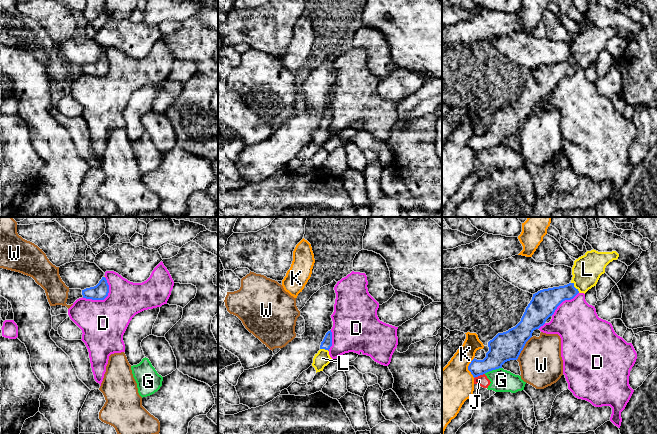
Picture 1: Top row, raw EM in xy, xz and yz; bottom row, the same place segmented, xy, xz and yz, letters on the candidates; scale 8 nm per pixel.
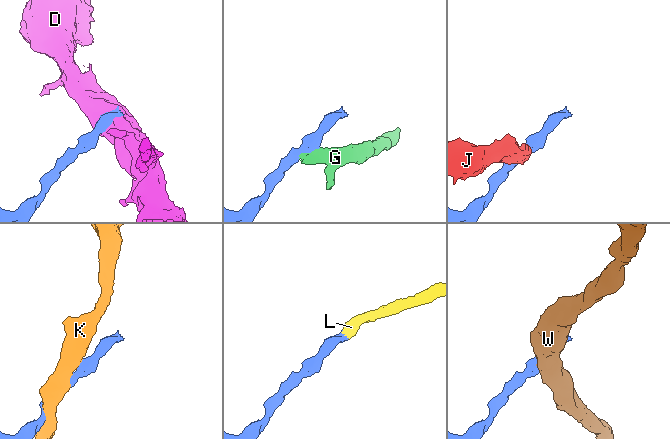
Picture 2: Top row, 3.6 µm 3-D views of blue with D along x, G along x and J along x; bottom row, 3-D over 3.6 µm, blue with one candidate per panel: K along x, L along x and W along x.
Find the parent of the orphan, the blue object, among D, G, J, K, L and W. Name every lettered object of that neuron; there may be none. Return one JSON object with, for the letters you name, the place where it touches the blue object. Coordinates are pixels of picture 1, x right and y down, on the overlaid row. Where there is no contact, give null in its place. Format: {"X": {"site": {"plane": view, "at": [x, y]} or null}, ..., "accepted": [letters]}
{"L": {"site": {"plane": "yz", "at": [574, 287]}}, "accepted": ["L"]}

